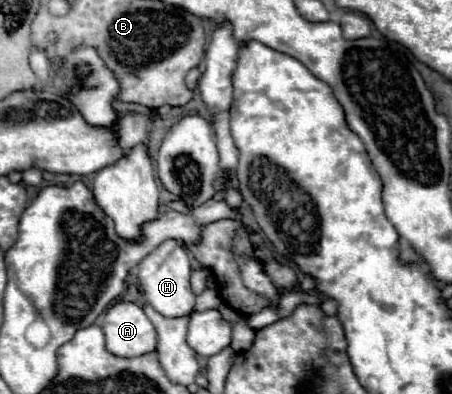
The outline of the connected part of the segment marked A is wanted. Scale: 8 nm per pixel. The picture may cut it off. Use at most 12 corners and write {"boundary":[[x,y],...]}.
{"boundary":[[114,304],[104,318],[106,348],[134,358],[156,350],[142,306]]}

